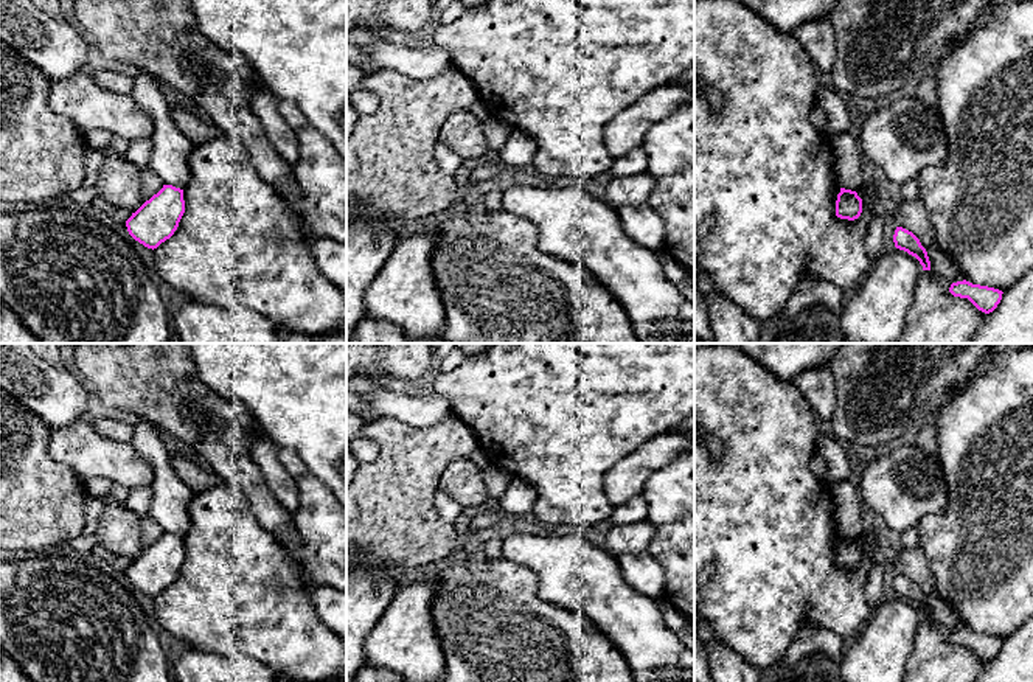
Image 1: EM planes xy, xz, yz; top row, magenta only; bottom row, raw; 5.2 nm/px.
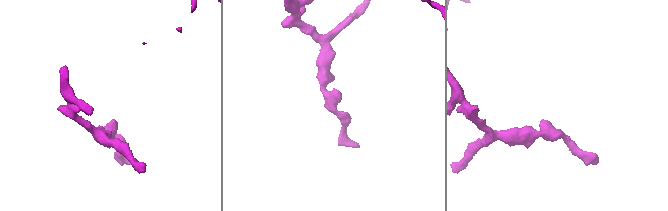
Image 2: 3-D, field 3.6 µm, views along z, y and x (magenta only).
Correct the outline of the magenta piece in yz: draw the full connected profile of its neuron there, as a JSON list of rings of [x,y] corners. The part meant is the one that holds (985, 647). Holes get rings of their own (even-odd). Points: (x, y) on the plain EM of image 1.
[[[966,628],[952,631],[949,640],[954,645],[968,646],[979,659],[990,662],[993,660],[1002,648],[1002,639],[972,632]]]

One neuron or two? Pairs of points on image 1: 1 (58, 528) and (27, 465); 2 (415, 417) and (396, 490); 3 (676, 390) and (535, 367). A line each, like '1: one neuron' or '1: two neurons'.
1: one neuron
2: two neurons
3: one neuron

